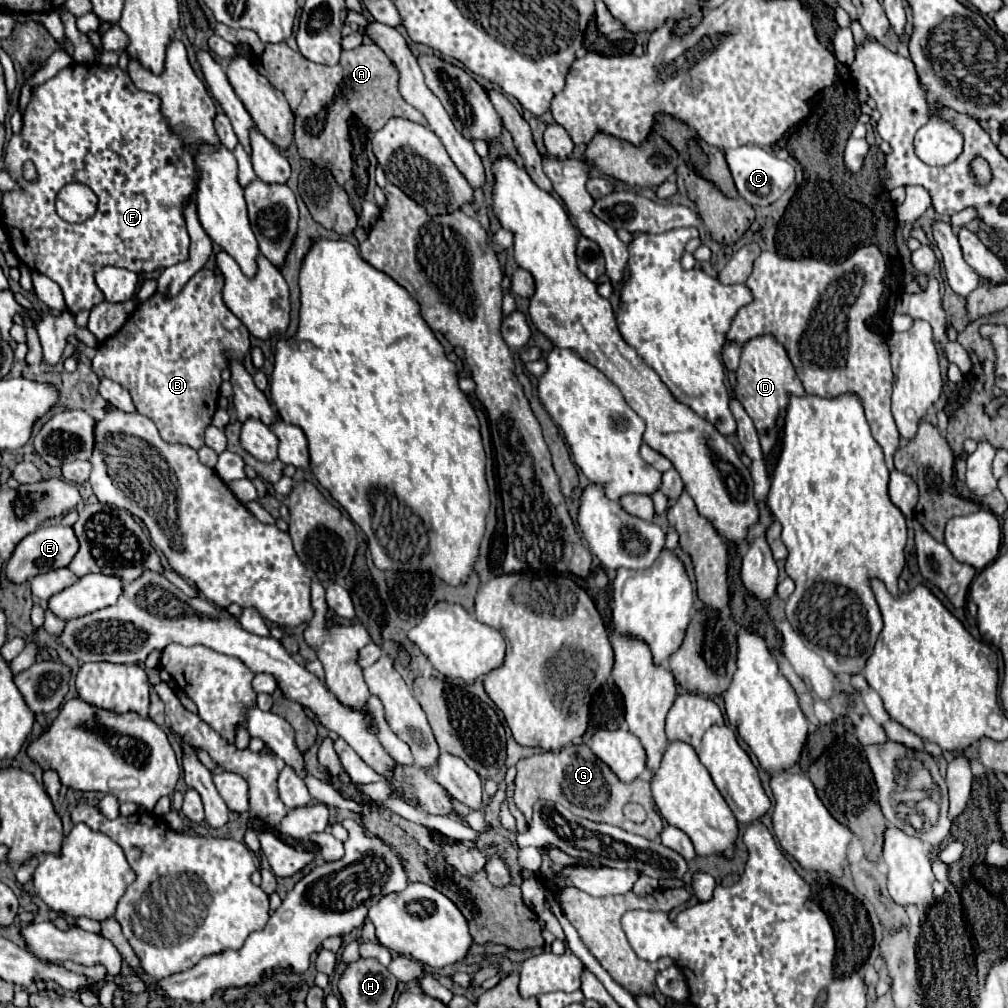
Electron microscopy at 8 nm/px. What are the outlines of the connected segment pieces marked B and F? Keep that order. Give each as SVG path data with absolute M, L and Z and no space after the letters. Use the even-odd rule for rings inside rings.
M201 269L189 279L177 297L163 299L159 293L155 293L151 299L139 305L113 337L99 343L97 355L93 357L93 371L99 377L109 377L121 383L131 393L135 409L155 421L163 441L167 443L183 443L193 449L205 445L203 431L207 425L211 425L217 409L221 371L227 369L227 359L223 353L229 351L243 361L251 349L247 327L229 311L221 291L221 275L211 269Z
M71 63L69 67L61 69L55 77L51 77L49 81L45 81L43 85L37 85L31 93L31 101L23 113L23 127L21 127L21 133L15 135L9 139L9 145L7 145L7 155L5 155L5 171L11 175L11 179L19 185L17 191L5 191L3 195L3 211L1 211L1 223L3 227L7 229L7 235L9 235L9 241L11 241L11 247L13 247L13 253L17 255L17 259L29 267L29 269L35 269L37 273L49 277L51 281L55 281L63 293L63 299L65 299L65 305L67 305L67 311L69 313L79 313L81 309L91 309L93 305L101 303L103 301L103 293L97 293L97 283L93 279L95 271L107 267L107 265L115 265L115 267L125 267L129 271L135 271L135 273L153 273L155 269L161 269L161 267L171 267L175 263L181 263L185 259L189 259L189 233L187 233L187 227L185 227L185 219L183 219L183 209L185 205L191 201L193 197L193 175L195 175L195 161L193 161L193 155L189 151L189 147L183 143L183 139L179 135L175 135L171 129L169 129L169 123L167 119L163 117L161 113L161 99L157 95L151 95L151 93L145 93L141 89L137 89L133 85L133 81L129 79L127 71L119 69L117 65L115 67L103 67L99 63L89 63L89 65L77 65L77 63ZM21 139L29 143L27 149L23 149L21 145ZM31 159L37 167L37 183L27 183L23 179L23 163ZM67 183L81 183L81 185L87 185L89 189L93 189L93 193L97 195L99 199L99 205L97 205L97 213L83 221L83 223L67 223L63 221L57 211L55 211L55 197L57 197L57 191L67 185Z

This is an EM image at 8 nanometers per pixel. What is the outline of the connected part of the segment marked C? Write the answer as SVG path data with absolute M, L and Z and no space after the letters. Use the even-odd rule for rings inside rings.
M757 145L735 147L735 149L725 151L725 157L727 157L729 169L733 173L733 179L735 179L735 185L737 185L739 195L747 203L751 203L751 205L761 205L761 207L763 205L771 205L795 181L795 167L789 161L777 159L773 153L765 151L763 147L757 147Z

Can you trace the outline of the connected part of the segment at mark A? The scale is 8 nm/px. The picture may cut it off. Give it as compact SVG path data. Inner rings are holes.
M243 29L241 35L243 43L251 45L255 53L261 51L257 57L259 69L263 69L267 79L279 91L283 91L285 99L291 105L291 111L295 115L295 145L299 155L317 165L331 163L331 171L341 185L345 185L345 181L351 177L351 143L347 127L347 119L351 115L357 115L363 125L371 127L373 133L379 131L391 117L403 117L427 125L425 117L401 99L397 89L397 67L389 63L389 57L375 43L343 51L341 63L337 63L335 67L327 67L307 61L301 53L287 47L287 43L265 45L251 29ZM361 95L365 95L365 99L361 99ZM351 99L361 99L361 111L351 111L351 107L347 105L347 101Z

